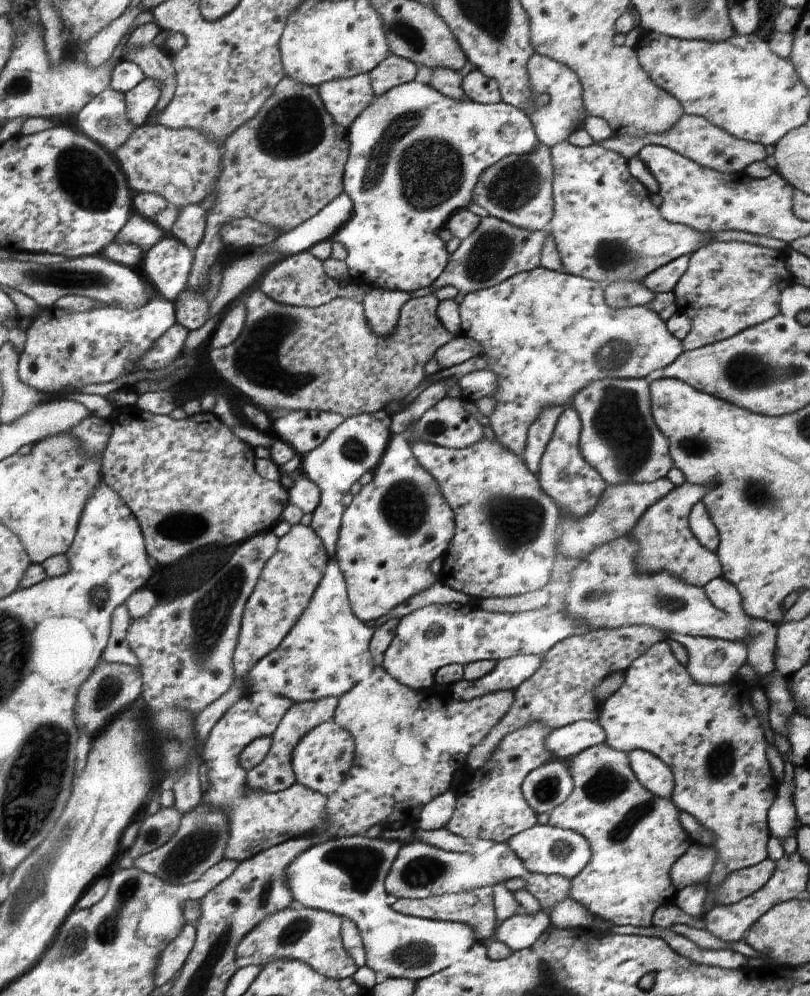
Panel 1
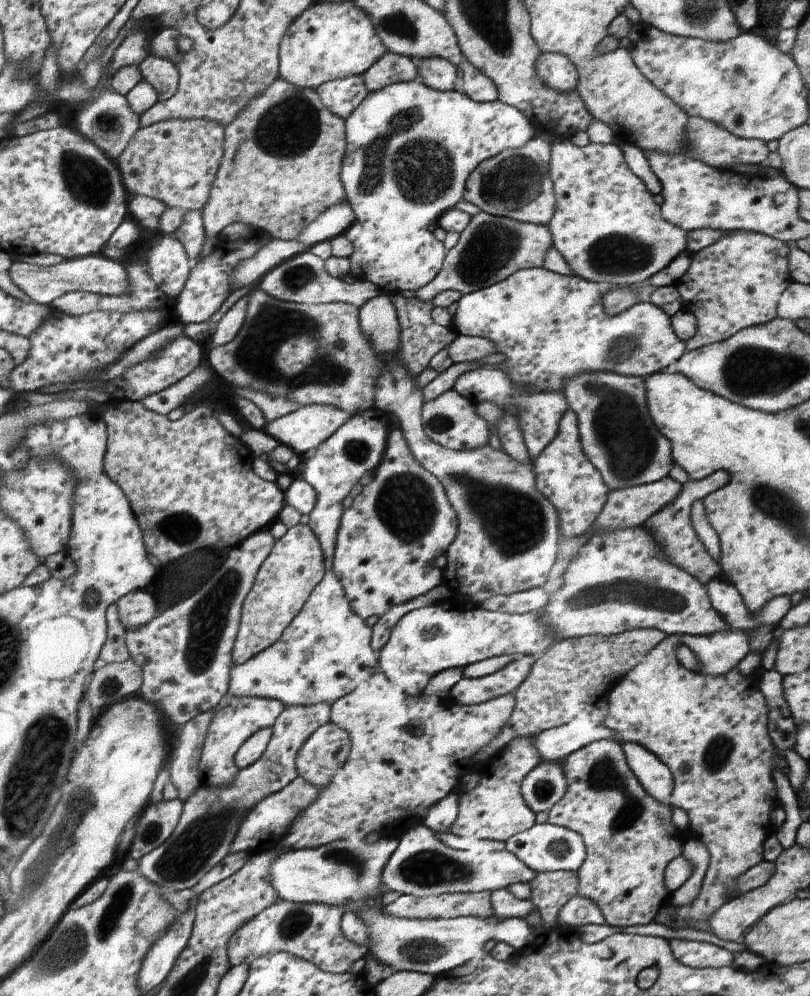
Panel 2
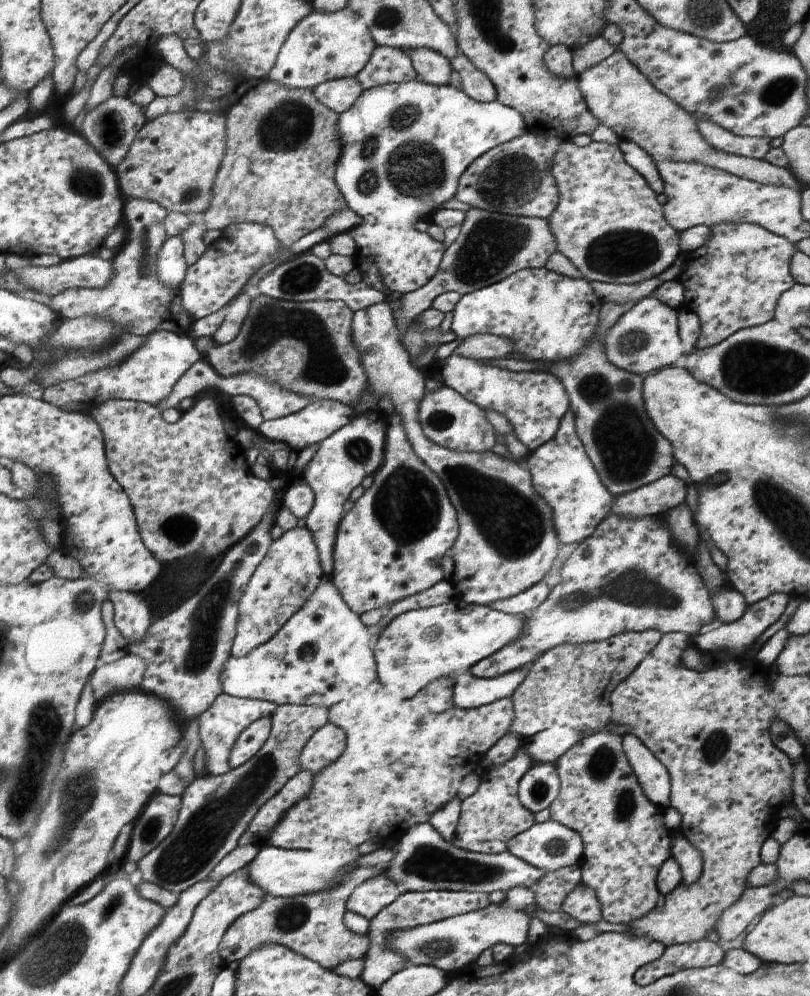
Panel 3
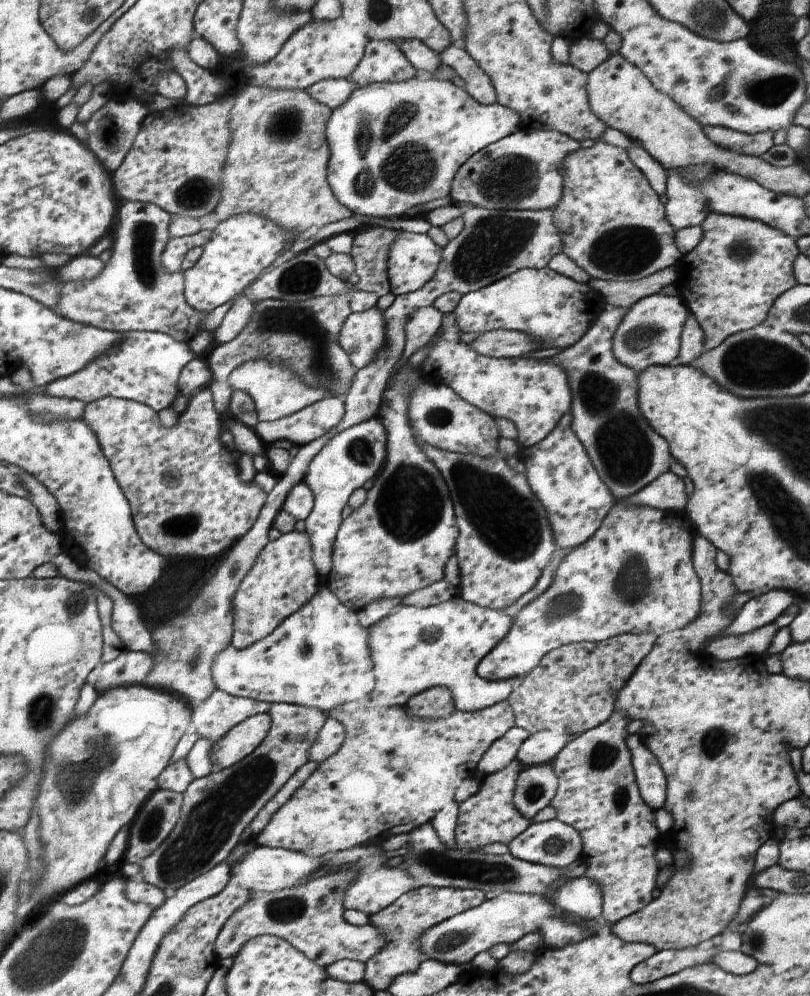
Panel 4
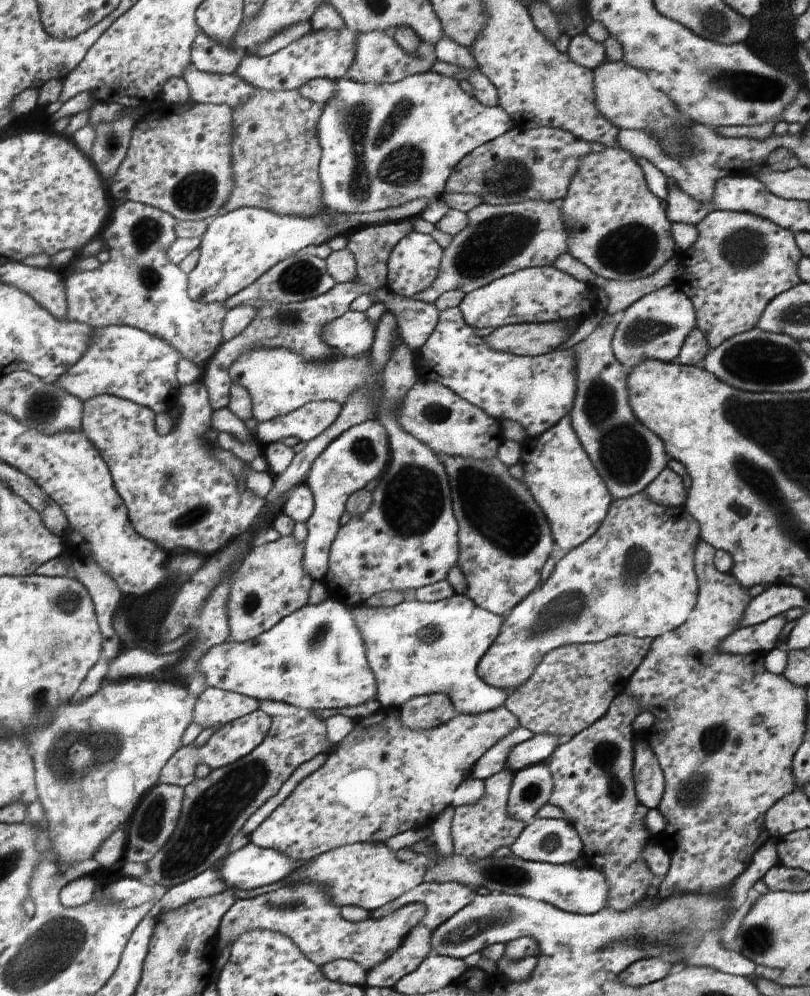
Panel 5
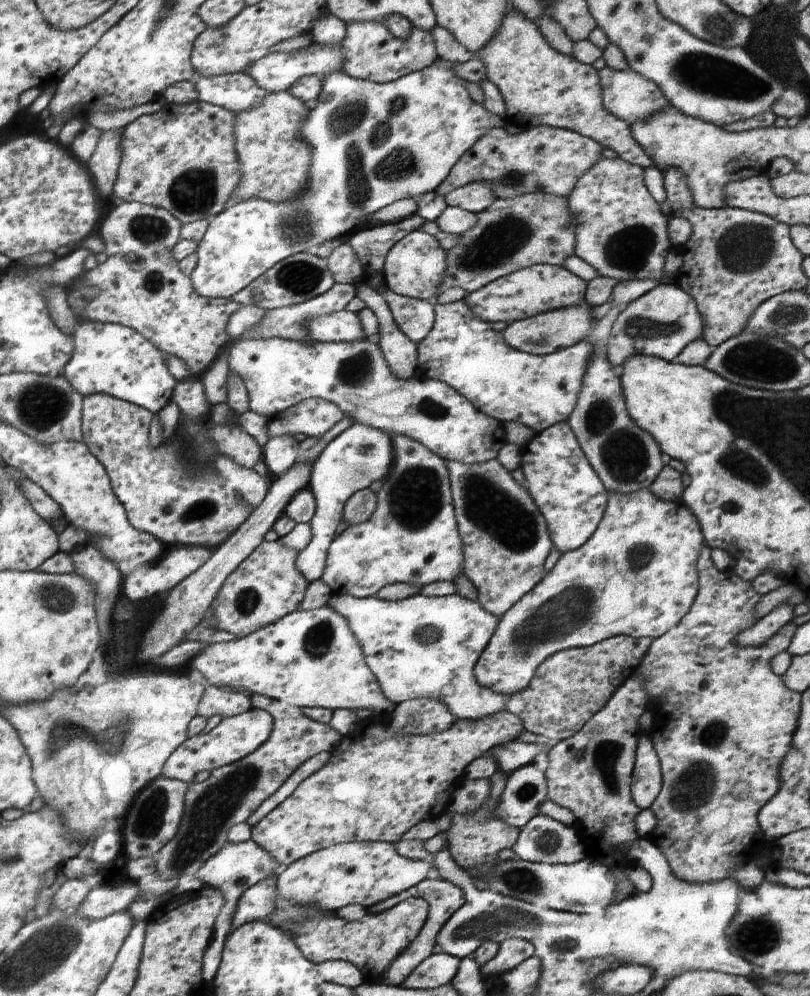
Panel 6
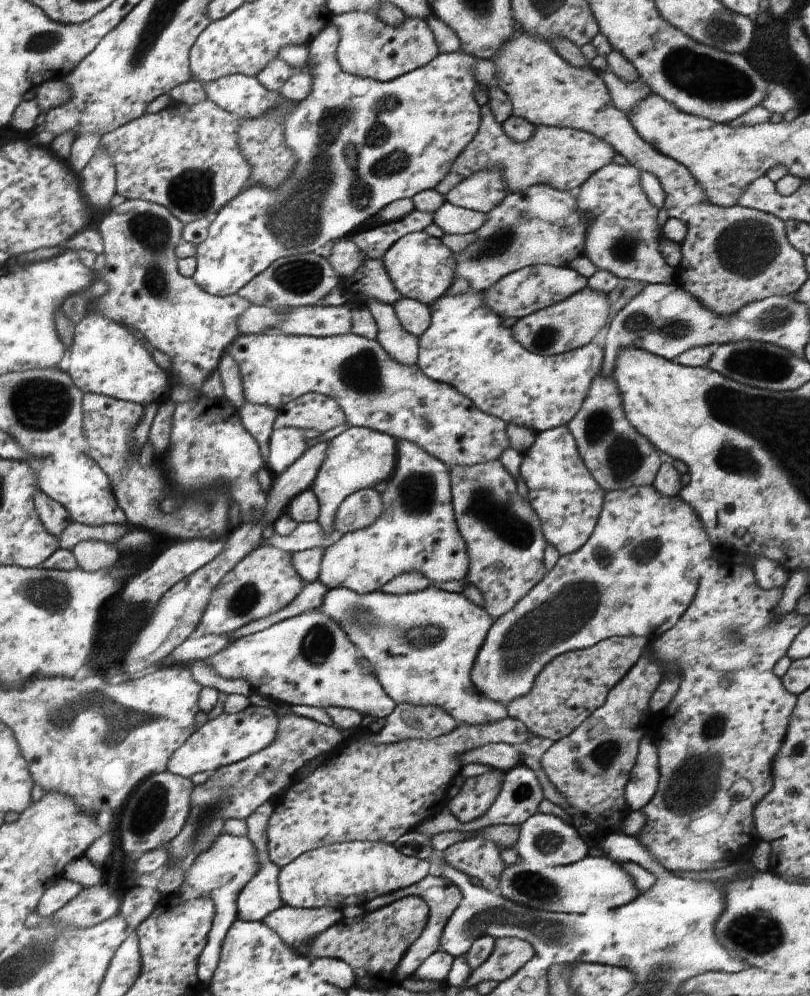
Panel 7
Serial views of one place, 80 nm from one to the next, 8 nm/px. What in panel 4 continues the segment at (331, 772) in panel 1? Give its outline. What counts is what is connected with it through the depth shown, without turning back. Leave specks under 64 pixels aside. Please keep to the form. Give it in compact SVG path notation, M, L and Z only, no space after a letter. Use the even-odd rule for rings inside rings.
M327 717L320 729L316 742L308 751L309 761L320 764L329 759L342 746L345 739L345 726L335 718Z

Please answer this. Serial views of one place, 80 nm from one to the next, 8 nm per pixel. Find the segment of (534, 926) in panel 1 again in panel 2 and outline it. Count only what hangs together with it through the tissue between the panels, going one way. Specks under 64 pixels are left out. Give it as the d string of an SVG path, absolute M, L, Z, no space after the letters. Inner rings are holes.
M382 836L378 842L375 844L366 844L364 840L358 839L350 839L350 840L339 840L338 842L332 844L325 844L322 848L314 848L312 849L296 849L284 851L272 864L271 864L271 885L275 888L277 896L285 901L292 901L295 903L326 903L329 905L338 905L341 906L345 911L352 911L355 912L360 918L361 921L364 921L369 928L369 938L368 942L366 942L366 946L368 948L368 956L374 957L378 959L381 963L384 963L387 967L390 966L394 969L394 971L416 971L421 973L428 973L432 976L440 976L443 972L451 971L453 968L457 966L463 965L464 963L468 962L470 958L476 956L479 950L483 950L484 944L488 942L488 940L496 940L497 943L504 943L513 946L516 951L521 951L529 942L534 938L535 934L538 933L528 925L528 922L524 917L510 917L501 919L496 915L492 914L489 917L454 917L451 919L405 919L400 917L391 917L386 916L383 913L383 906L380 905L377 898L379 897L379 888L382 887L381 882L381 872L382 869L385 867L387 860L390 858L390 855L397 849L399 844L398 836Z

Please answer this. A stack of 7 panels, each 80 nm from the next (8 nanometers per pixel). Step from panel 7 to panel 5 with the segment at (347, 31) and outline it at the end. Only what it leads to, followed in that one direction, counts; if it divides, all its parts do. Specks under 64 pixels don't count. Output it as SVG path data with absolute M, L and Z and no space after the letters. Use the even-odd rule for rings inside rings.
M368 31L356 34L355 55L350 68L344 78L361 83L395 83L407 76L431 70L433 62L437 60L436 53L431 49L421 49L420 52L406 52L392 36L384 31Z

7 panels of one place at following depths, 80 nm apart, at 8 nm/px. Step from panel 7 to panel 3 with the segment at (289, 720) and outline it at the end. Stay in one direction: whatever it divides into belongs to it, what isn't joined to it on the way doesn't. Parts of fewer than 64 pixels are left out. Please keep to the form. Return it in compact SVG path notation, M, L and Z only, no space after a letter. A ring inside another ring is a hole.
M279 704L271 716L271 731L263 748L227 774L202 777L195 776L192 762L201 746L199 725L197 718L190 720L184 733L188 741L186 752L174 767L175 773L187 784L181 796L179 815L172 832L137 862L143 879L178 895L194 885L205 886L214 868L238 846L263 804L301 771L300 753L312 734L329 721L328 711L316 704Z

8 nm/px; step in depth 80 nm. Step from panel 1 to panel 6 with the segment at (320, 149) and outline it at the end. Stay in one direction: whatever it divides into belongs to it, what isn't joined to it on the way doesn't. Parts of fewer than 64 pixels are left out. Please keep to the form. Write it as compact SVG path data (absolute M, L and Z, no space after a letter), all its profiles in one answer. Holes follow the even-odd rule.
M288 91L271 93L257 109L237 114L235 148L243 176L235 192L238 201L262 197L271 201L293 199L305 185L311 166L309 146L299 137L299 126L311 104Z

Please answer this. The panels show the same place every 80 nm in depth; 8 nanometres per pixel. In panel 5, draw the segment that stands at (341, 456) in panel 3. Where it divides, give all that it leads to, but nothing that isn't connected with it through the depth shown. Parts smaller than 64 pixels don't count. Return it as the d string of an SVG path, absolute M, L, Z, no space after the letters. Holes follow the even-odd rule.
M378 420L364 421L355 424L352 428L343 432L336 440L333 440L322 454L316 457L316 460L310 467L306 485L313 494L313 511L310 518L306 521L308 534L304 545L303 567L304 570L315 581L323 581L327 568L329 566L329 552L331 544L337 535L339 529L340 516L344 514L345 504L348 497L357 490L364 489L364 486L374 480L380 478L381 474L386 470L389 462L389 440L385 426Z

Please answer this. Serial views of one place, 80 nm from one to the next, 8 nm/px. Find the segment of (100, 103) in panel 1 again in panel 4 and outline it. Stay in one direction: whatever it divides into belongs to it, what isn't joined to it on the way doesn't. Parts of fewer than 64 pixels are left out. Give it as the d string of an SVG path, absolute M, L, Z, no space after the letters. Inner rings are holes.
M111 96L107 103L86 122L89 134L86 145L104 163L104 168L107 168L108 172L114 172L122 166L123 160L130 154L136 135L139 134L143 120L147 118L148 114L149 110L143 102L130 100L120 102Z

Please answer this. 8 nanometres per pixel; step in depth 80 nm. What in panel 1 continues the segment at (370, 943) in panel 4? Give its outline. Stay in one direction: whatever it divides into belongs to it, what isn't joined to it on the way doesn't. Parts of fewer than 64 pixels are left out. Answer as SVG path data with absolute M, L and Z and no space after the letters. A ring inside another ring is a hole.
M292 901L286 909L264 919L238 944L236 962L239 968L246 965L260 967L271 960L285 958L305 962L326 978L340 980L353 976L357 966L344 948L340 936L343 919L323 910L304 910Z

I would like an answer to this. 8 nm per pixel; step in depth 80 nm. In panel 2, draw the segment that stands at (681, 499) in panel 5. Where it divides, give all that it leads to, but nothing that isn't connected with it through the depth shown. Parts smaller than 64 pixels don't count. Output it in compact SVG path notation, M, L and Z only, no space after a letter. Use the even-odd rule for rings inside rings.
M666 476L645 485L610 490L604 508L600 511L599 517L585 539L600 529L616 530L642 526L655 512L659 512L661 508L670 504L680 494L682 487L683 485L677 480Z

